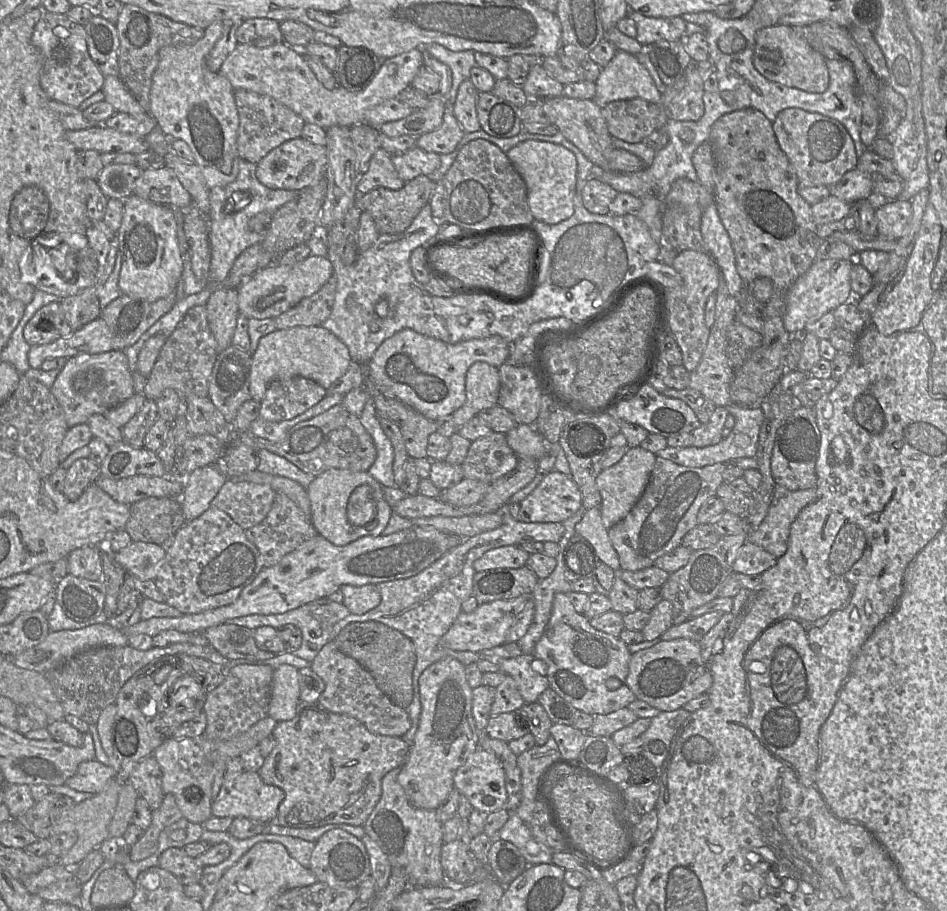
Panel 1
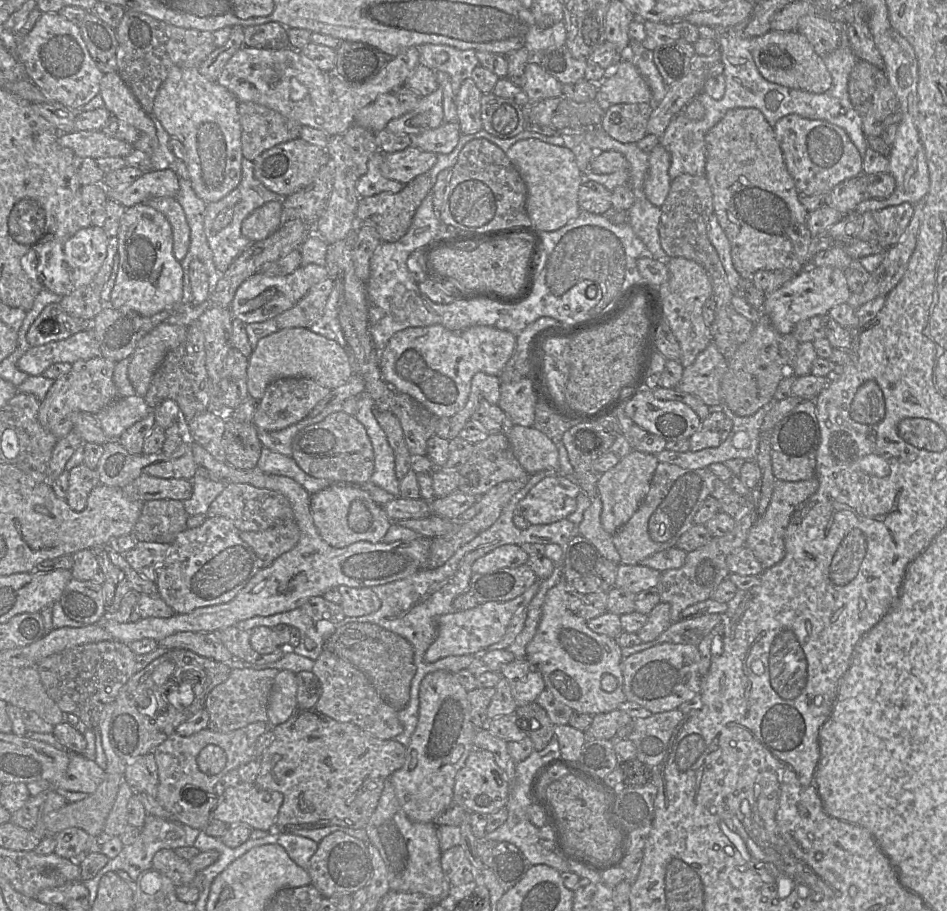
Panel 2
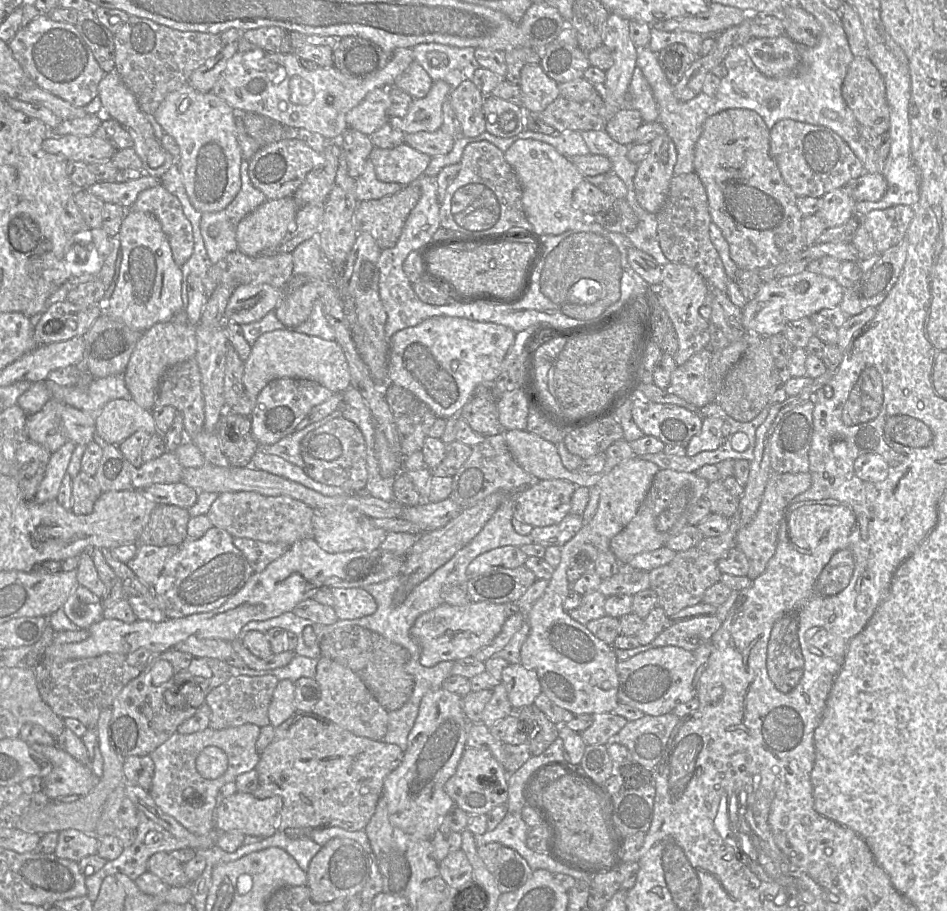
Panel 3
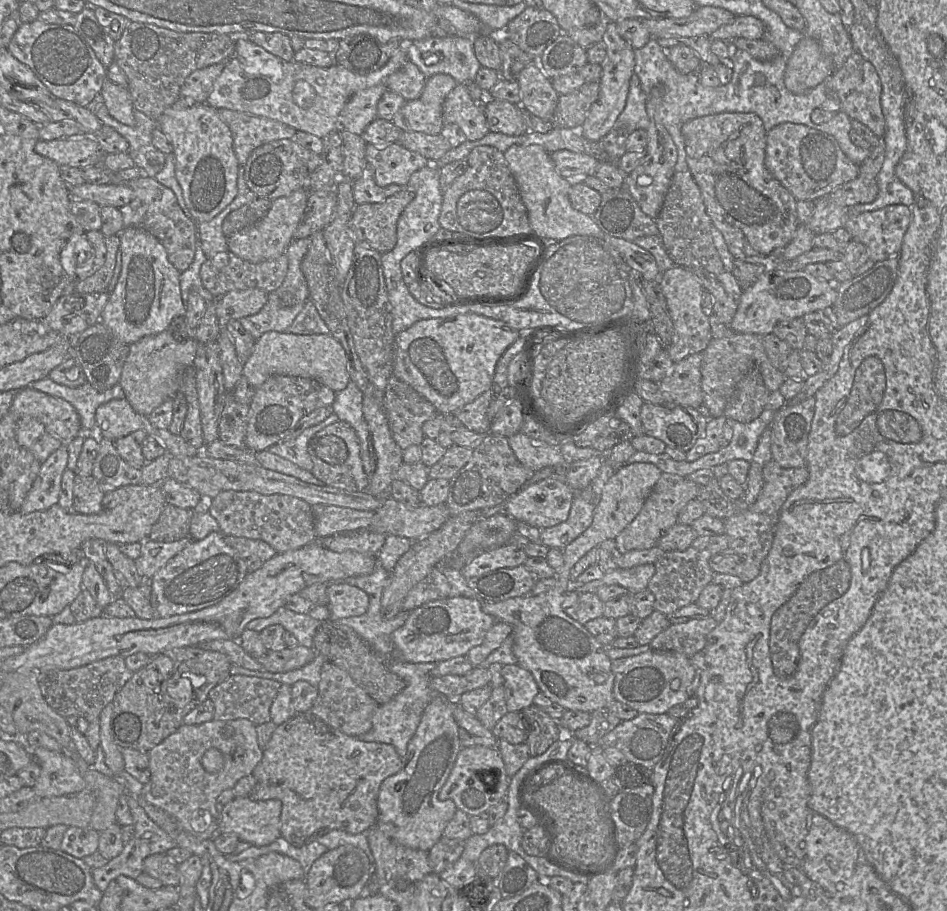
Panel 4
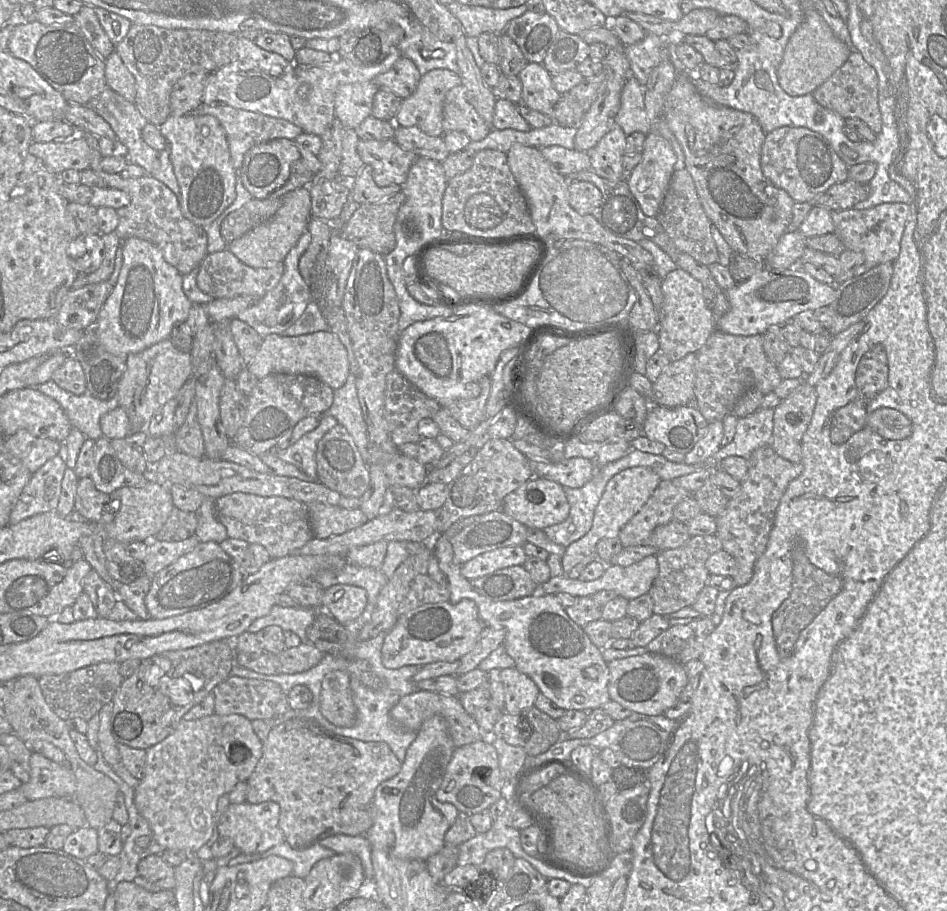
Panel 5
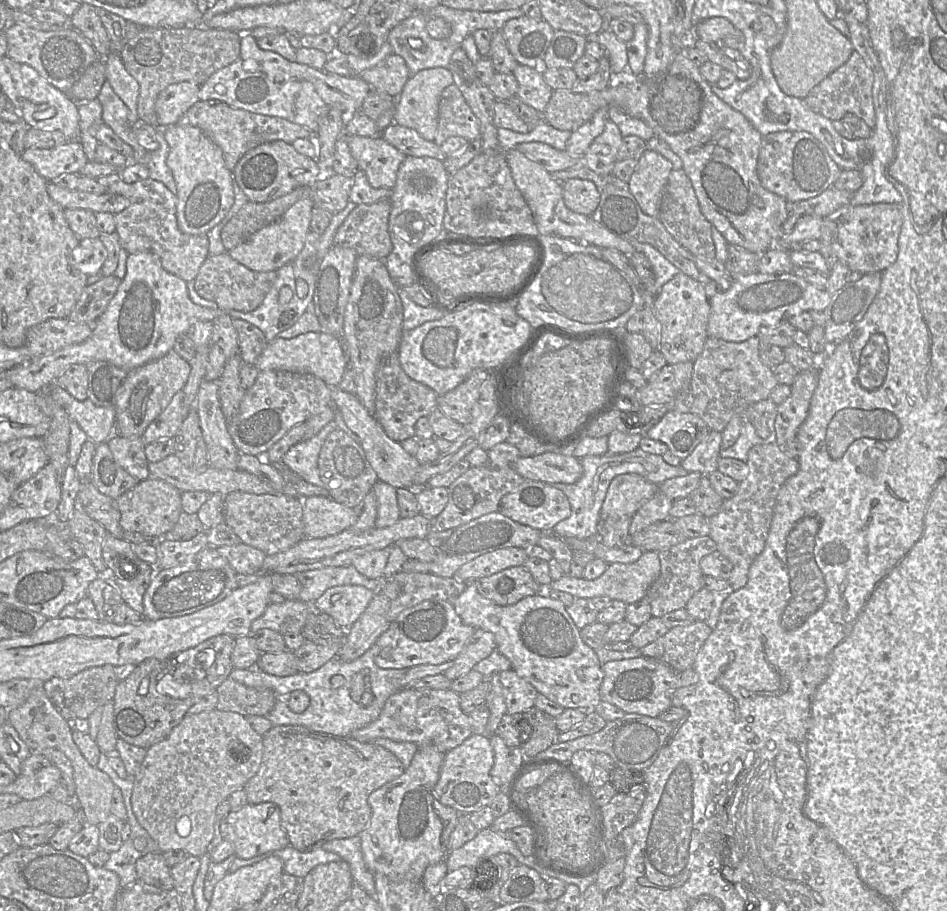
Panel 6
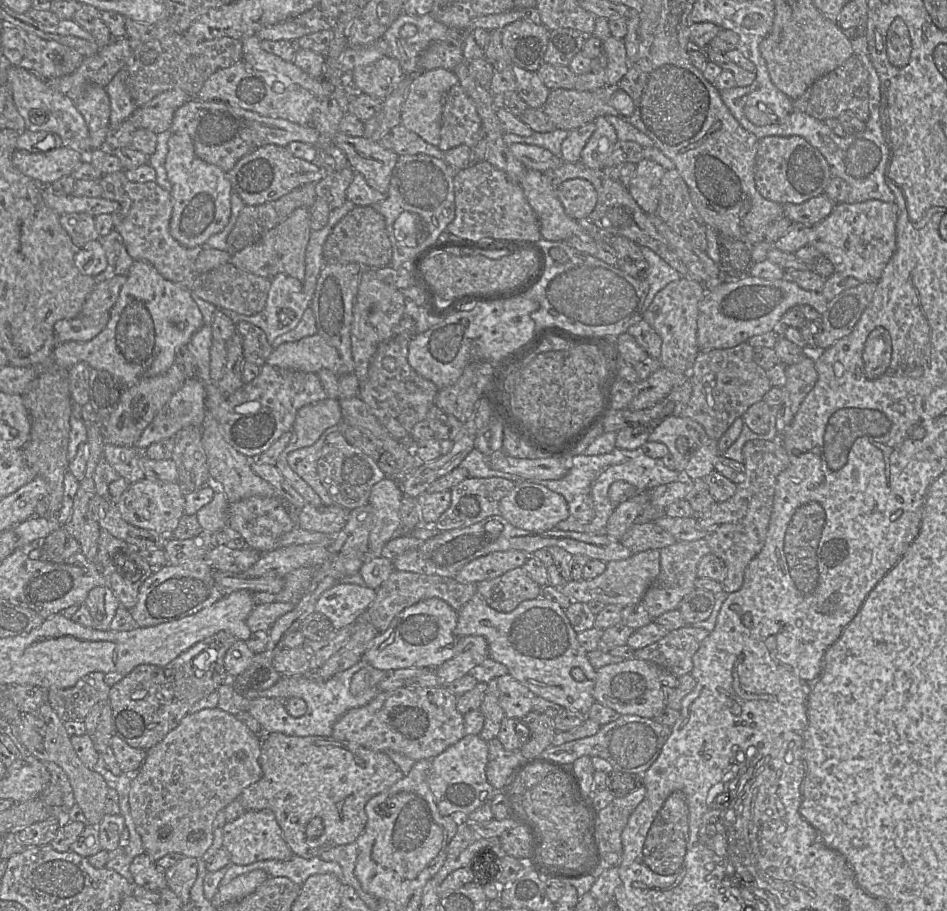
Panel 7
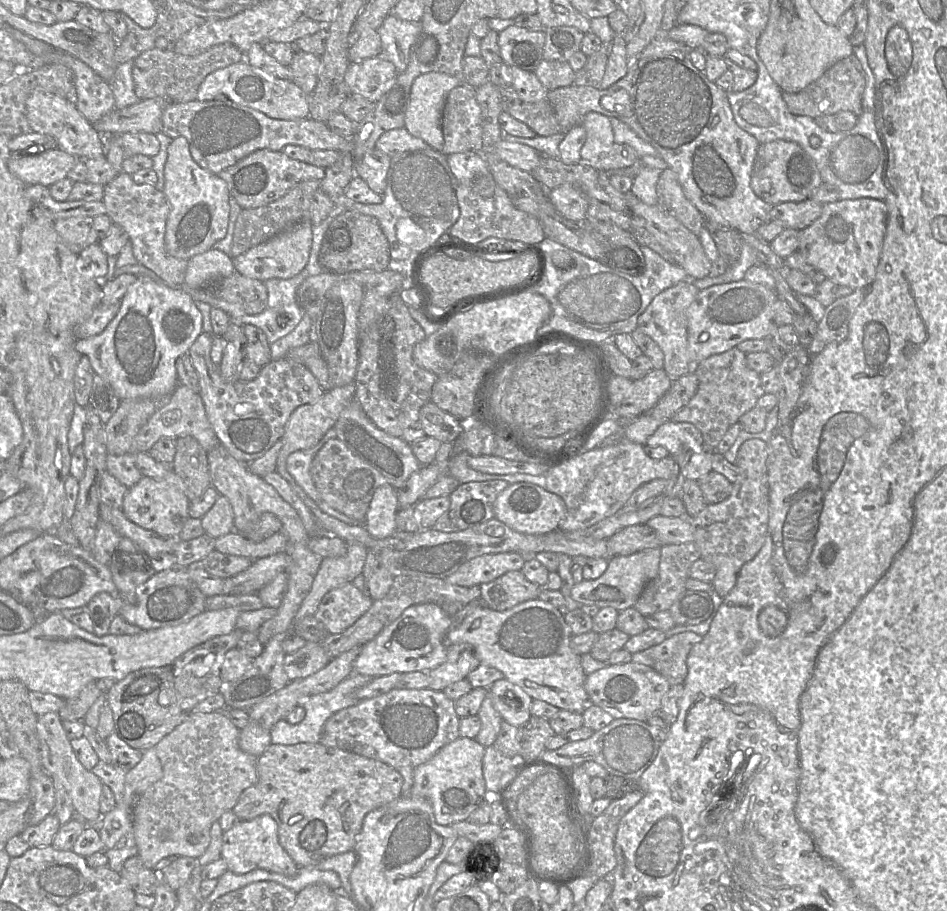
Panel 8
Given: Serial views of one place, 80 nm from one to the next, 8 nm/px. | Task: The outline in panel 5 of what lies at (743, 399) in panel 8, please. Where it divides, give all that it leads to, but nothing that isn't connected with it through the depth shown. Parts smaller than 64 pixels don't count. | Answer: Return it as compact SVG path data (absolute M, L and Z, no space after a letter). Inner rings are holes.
M716 329L696 353L695 407L709 423L723 421L731 414L739 398L749 388L755 387L766 395L783 380L778 368L767 358L760 334L739 336Z

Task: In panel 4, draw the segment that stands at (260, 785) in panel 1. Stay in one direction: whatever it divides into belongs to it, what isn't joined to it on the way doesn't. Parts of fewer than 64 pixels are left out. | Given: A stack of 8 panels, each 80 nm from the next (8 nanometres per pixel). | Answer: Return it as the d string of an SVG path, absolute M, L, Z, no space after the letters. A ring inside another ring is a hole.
M235 797L218 817L218 833L234 834L252 846L269 845L281 836L281 810L277 799L253 801L249 797Z

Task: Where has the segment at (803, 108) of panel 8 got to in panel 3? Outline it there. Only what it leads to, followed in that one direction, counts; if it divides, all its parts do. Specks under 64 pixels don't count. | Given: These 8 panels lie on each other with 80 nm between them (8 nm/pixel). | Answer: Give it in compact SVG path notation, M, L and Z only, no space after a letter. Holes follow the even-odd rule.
M854 57L842 82L842 97L860 125L881 135L889 130L884 80L867 57Z

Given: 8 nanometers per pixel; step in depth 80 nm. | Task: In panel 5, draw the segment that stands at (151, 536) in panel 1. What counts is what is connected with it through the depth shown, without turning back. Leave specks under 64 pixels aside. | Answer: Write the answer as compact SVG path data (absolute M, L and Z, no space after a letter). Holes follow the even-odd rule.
M174 507L154 539L167 542L185 540L195 535L198 523L199 515L196 512L183 511Z

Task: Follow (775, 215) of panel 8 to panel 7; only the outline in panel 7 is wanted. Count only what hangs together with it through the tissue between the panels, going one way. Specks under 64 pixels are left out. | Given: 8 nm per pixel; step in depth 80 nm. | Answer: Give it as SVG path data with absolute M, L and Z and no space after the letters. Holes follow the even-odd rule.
M822 193L800 204L784 204L783 216L793 223L803 223L813 227L824 220L832 212L835 205L832 200Z

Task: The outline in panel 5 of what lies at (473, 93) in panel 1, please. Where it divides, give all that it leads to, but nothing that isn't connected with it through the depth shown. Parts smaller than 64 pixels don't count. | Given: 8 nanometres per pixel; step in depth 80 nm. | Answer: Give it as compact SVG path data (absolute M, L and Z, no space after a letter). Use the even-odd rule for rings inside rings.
M461 84L450 89L444 99L442 111L443 132L460 131L471 141L484 139L492 130L467 99L466 88Z

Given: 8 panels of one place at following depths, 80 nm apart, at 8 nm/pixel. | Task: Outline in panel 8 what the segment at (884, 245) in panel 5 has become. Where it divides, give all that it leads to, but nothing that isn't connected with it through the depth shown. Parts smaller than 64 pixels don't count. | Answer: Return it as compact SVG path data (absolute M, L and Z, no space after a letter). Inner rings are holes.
M858 198L826 203L819 218L800 231L798 252L838 286L868 289L876 276L887 220L888 209L883 200Z

